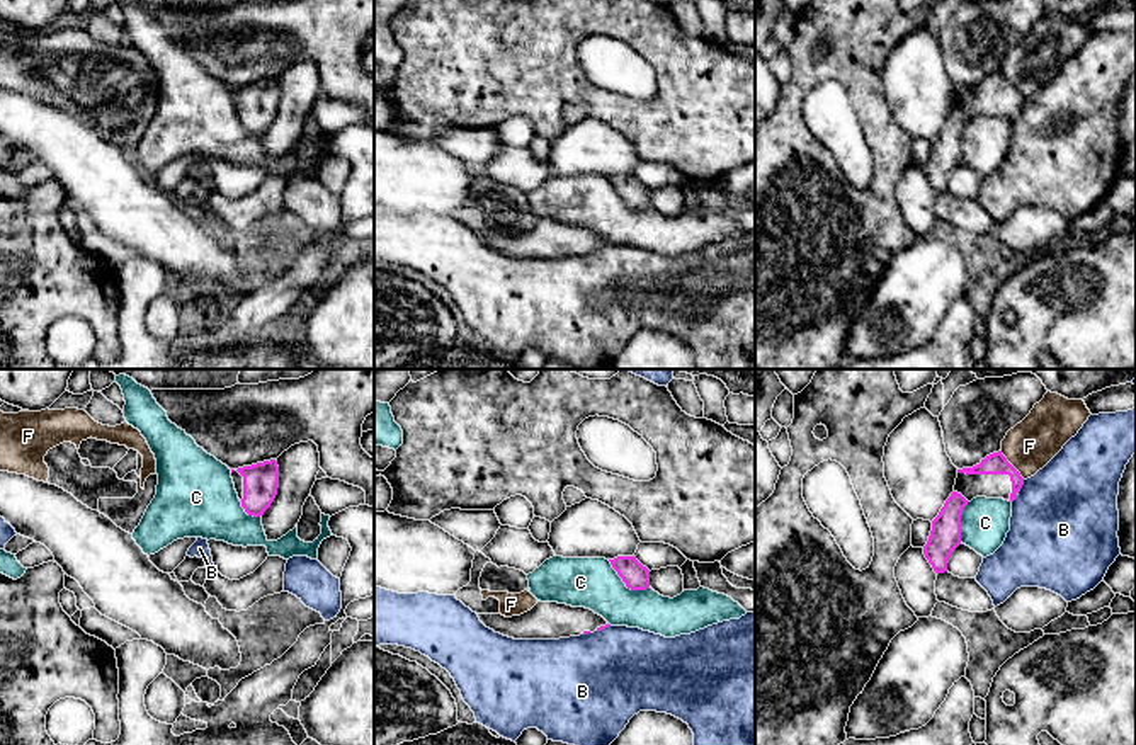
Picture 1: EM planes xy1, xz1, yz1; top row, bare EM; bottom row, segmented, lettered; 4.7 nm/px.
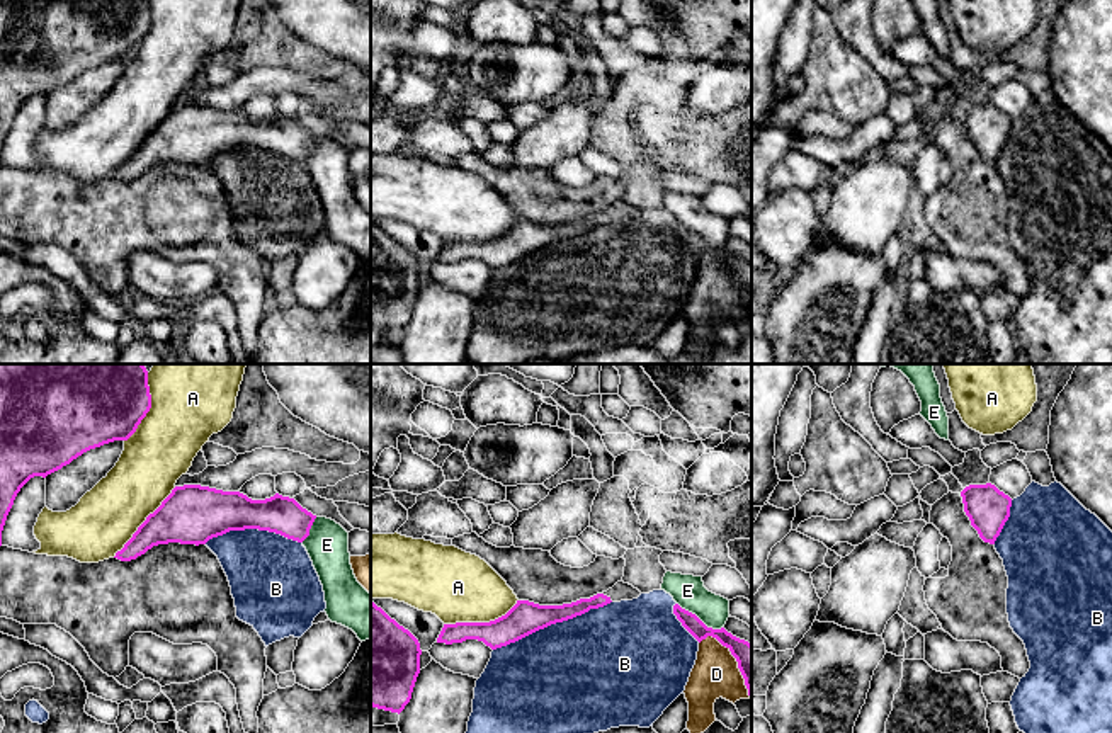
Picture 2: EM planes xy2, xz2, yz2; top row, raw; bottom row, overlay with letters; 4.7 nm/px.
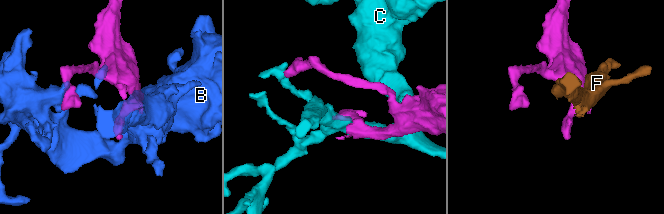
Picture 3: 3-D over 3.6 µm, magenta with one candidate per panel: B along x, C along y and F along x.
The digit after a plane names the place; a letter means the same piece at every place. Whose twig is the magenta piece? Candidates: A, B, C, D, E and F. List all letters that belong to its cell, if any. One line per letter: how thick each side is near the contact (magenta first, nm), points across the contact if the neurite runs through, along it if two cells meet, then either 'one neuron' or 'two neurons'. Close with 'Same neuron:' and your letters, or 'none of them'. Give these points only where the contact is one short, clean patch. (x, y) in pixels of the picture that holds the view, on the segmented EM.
A: calibres 160 and 340 nm; two neurons
B: calibres 160 and 480 nm; two neurons
C: calibres 130 and 240 nm; two neurons
D: calibres 130 and 220 nm; border xz2 (703, 638), (714, 636), (730, 652), (750, 698); two neurons
E: calibres 100 and 160 nm; border xz2 (677, 602), (708, 626), (723, 628); two neurons
F: calibres 100 and 240 nm; two neurons
Same neuron: none of them

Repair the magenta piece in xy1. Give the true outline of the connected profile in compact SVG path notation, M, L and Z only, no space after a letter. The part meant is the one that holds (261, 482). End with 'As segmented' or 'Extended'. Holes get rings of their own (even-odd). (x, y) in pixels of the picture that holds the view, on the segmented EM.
M275 459L238 468L231 473L241 507L248 515L260 517L270 507L279 488Z. Extended

